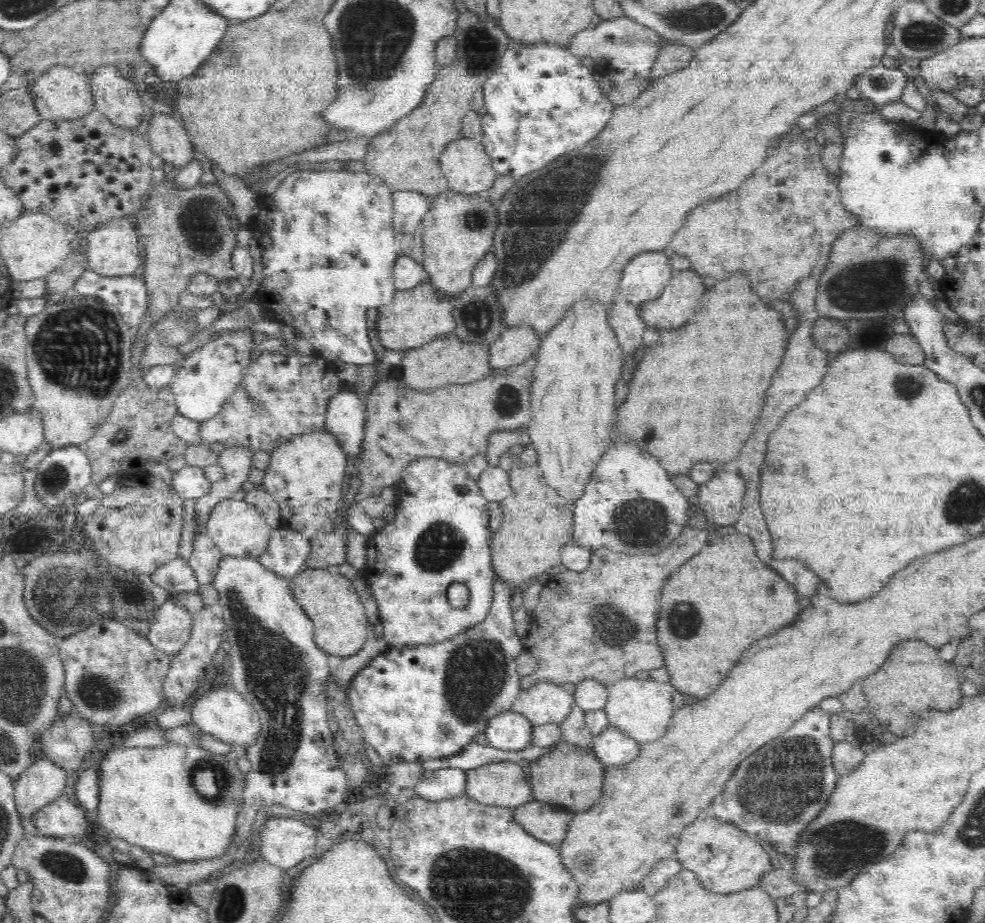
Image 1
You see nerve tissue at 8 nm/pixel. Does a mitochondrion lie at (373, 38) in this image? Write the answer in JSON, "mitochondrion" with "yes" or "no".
{"mitochondrion":"yes"}

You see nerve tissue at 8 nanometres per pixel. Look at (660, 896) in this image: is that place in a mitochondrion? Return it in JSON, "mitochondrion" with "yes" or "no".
{"mitochondrion":"no"}

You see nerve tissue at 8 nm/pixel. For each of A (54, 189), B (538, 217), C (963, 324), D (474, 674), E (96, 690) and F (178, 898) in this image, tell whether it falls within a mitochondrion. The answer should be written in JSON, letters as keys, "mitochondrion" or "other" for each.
{"A":"other","B":"mitochondrion","C":"other","D":"mitochondrion","E":"mitochondrion","F":"other"}

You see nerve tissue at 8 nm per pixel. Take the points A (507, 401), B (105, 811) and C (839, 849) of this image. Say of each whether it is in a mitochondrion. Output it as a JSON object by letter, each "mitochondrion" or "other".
{"A":"mitochondrion","B":"other","C":"mitochondrion"}

